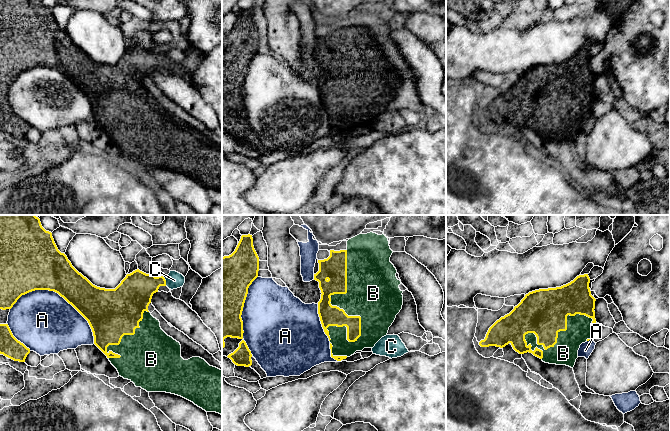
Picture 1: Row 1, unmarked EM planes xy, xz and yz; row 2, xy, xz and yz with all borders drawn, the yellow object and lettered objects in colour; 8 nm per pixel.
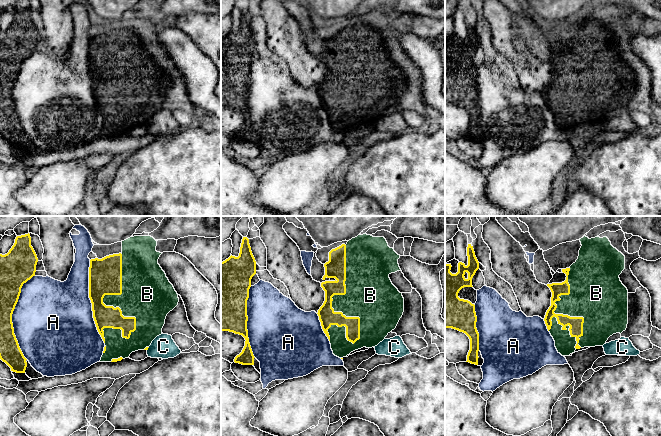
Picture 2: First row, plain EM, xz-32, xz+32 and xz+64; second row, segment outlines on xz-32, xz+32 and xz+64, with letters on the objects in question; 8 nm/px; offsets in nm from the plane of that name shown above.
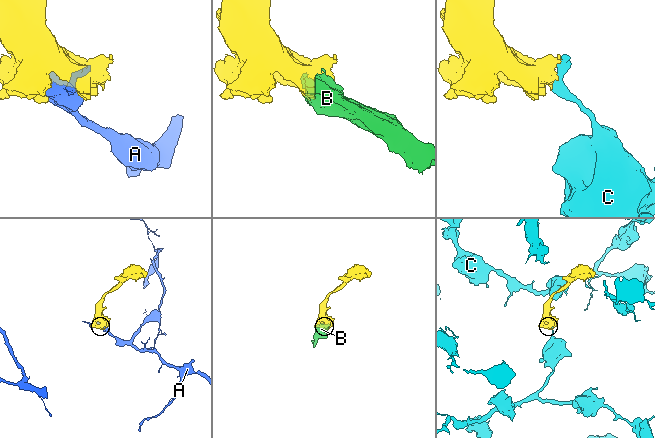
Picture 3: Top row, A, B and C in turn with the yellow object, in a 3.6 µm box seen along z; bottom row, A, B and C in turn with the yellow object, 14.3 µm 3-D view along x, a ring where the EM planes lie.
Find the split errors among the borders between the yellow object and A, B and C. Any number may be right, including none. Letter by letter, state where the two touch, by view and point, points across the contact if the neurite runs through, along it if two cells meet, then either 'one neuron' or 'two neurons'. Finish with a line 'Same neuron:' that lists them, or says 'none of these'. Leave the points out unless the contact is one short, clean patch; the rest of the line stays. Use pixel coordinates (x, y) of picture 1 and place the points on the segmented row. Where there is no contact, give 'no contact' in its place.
A: meets yellow in xy at (59, 294); two neurons
B: meets yellow in xz at (330, 298); one neuron
C: meets yellow in xy at (165, 282); two neurons
Same neuron: B

